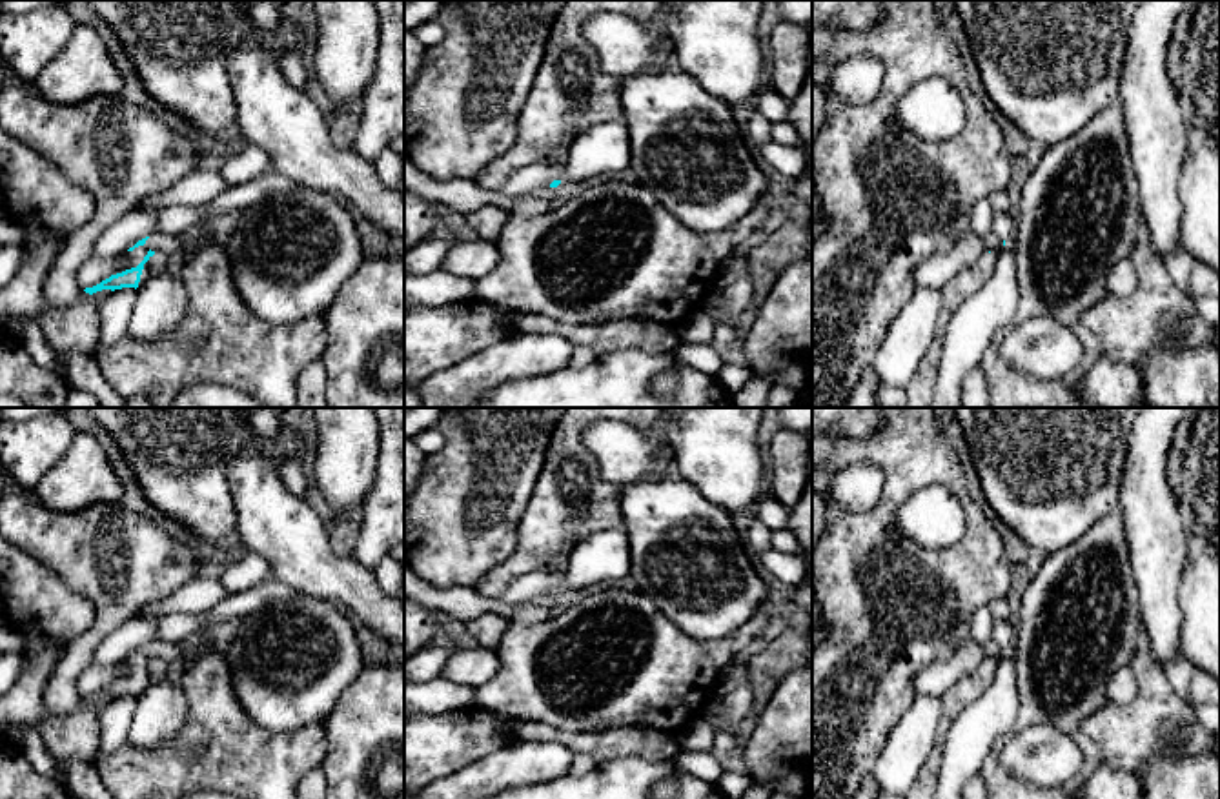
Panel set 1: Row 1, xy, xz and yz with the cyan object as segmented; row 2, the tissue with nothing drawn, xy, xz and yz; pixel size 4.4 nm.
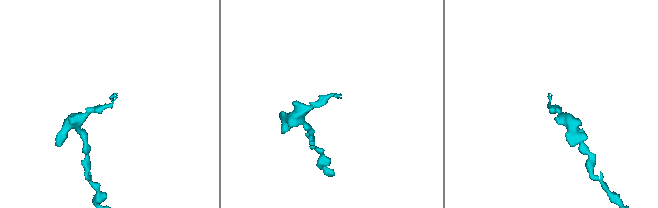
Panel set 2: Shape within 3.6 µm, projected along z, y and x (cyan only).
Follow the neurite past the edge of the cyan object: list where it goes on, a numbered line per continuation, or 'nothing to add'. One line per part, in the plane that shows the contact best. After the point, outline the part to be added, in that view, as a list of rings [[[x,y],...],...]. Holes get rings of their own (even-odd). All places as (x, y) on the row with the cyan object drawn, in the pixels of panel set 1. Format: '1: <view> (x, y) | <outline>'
1: xy (161, 242) | [[[155,233],[146,240],[144,246],[135,248],[131,253],[144,260],[144,257],[151,249],[155,253],[173,253],[186,260],[189,255],[191,242],[193,233],[191,235]]]

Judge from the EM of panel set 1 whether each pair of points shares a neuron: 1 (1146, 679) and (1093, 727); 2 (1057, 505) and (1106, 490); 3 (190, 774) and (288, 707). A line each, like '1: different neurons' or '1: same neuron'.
1: same neuron
2: same neuron
3: different neurons

